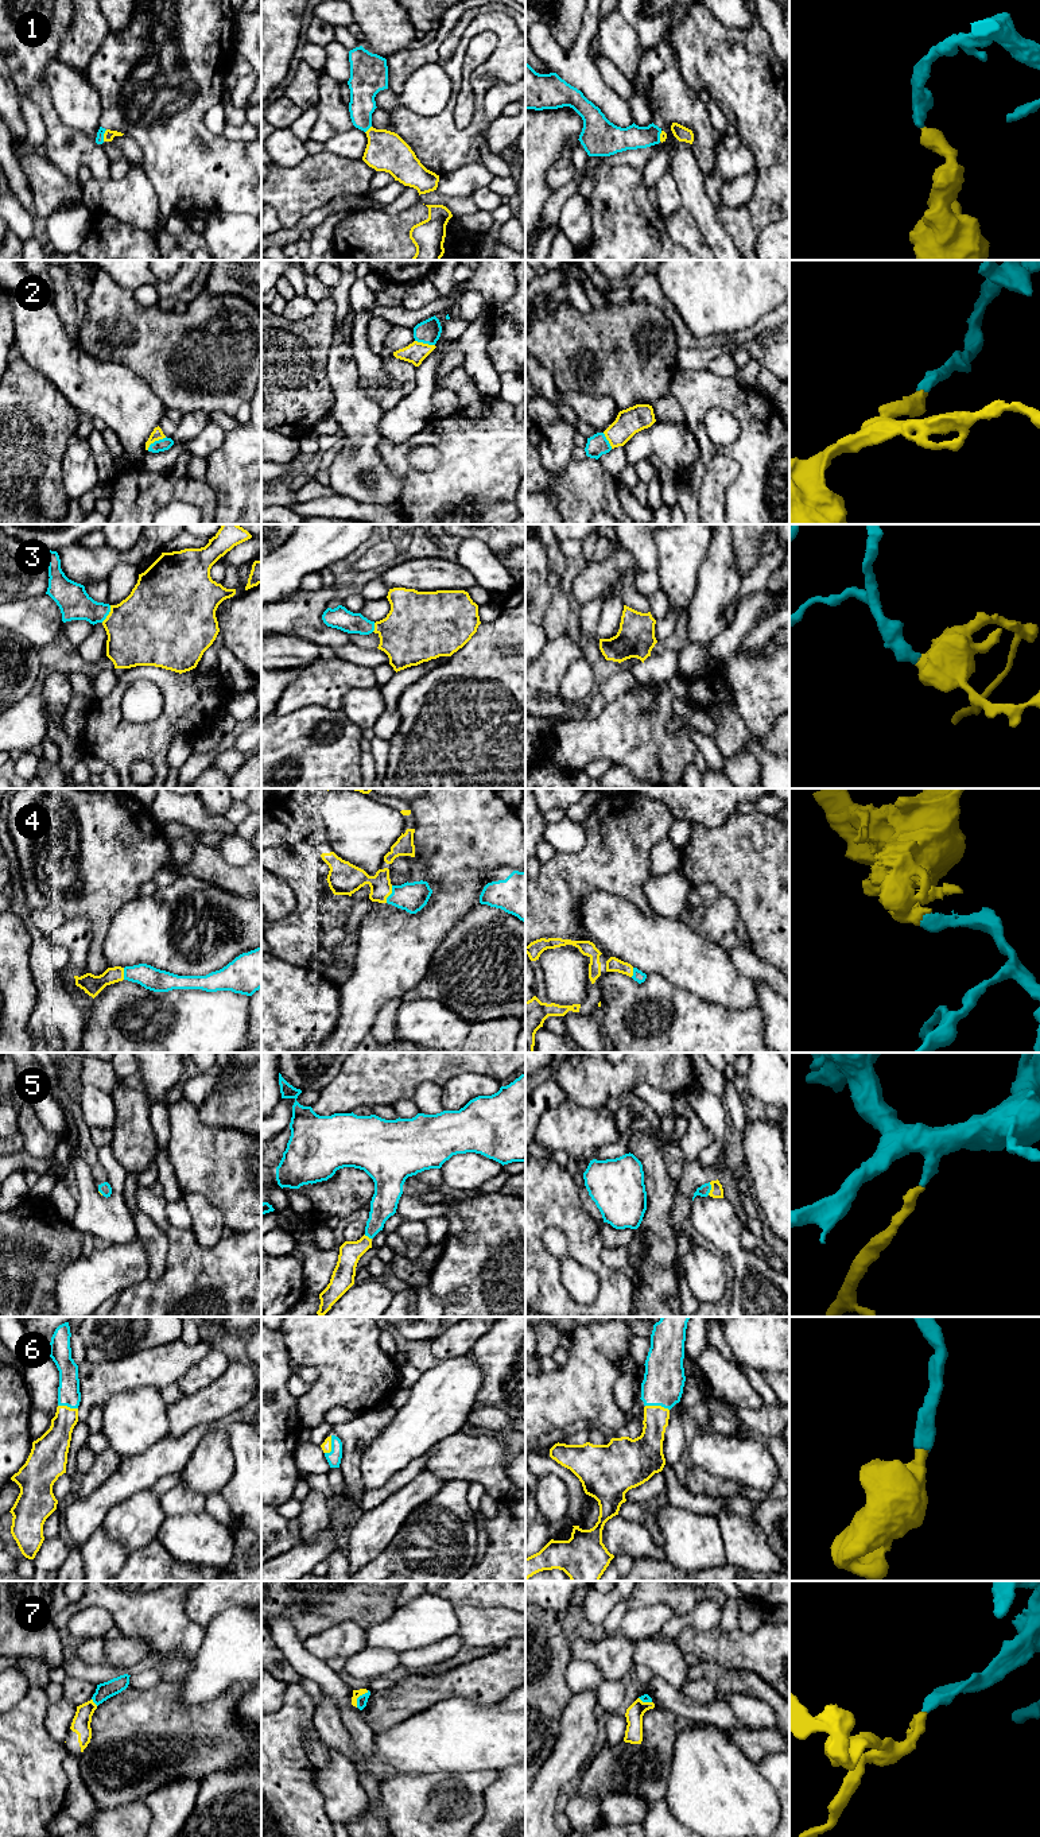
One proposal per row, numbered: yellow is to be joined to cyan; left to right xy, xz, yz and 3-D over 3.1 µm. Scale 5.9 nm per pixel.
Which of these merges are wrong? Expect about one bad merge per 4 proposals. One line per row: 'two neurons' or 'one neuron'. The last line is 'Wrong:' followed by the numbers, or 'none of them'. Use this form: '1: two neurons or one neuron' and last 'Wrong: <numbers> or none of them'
1: one neuron
2: one neuron
3: one neuron
4: one neuron
5: one neuron
6: one neuron
7: one neuron
Wrong: none of them

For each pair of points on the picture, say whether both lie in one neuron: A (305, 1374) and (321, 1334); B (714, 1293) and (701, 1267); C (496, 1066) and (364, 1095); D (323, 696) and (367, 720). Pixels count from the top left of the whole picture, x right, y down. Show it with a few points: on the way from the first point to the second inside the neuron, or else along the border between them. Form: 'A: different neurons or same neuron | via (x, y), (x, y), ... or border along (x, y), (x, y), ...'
A: different neurons | border along (299, 1365), (314, 1368), (318, 1372), (318, 1378)
B: same neuron | via (710, 1286), (705, 1274)
C: same neuron | via (464, 1066), (396, 1068)
D: different neurons | border along (369, 689), (350, 689), (344, 696), (341, 709)

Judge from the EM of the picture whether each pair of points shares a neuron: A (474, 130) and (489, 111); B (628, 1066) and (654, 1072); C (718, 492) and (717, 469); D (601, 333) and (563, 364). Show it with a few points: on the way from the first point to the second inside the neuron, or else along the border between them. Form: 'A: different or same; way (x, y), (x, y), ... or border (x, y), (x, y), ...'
A: different; border (482, 123), (488, 124)
B: same; way (635, 1066), (647, 1066)
C: same; way (717, 487), (717, 475)
D: same; way (592, 343), (583, 351), (577, 351), (573, 355)

